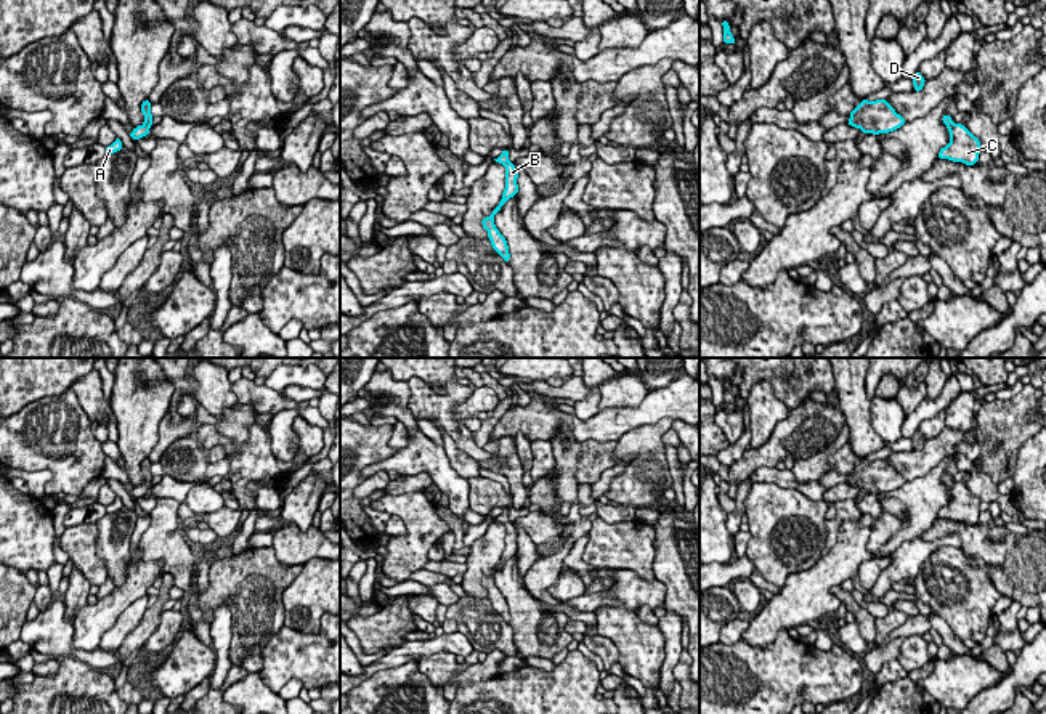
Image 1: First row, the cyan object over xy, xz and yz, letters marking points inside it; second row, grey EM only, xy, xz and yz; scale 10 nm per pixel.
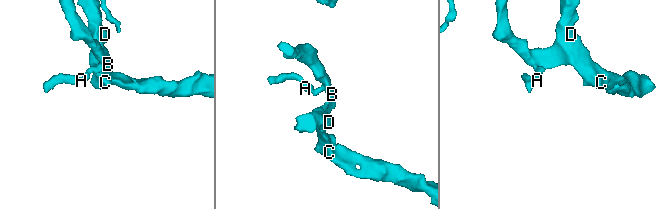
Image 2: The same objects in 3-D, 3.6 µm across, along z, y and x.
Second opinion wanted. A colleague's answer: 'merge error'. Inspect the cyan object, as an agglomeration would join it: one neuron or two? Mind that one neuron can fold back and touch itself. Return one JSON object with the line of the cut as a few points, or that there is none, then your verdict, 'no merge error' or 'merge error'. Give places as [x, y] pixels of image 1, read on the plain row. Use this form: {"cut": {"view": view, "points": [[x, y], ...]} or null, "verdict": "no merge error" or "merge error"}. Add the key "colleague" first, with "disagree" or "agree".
{"colleague": "disagree", "cut": null, "verdict": "no merge error"}

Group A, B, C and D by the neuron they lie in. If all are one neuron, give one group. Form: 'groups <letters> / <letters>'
groups A B C D

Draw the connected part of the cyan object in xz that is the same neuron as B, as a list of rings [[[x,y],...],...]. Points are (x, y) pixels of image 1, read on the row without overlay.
[[[502,509],[502,513],[494,518],[497,523],[502,523],[505,526],[505,549],[502,552],[502,558],[497,563],[497,566],[491,571],[489,576],[484,576],[481,579],[483,587],[488,590],[488,598],[491,600],[493,608],[509,623],[510,613],[509,613],[509,605],[505,597],[499,592],[499,589],[494,584],[494,574],[502,568],[502,565],[518,552],[518,544],[517,544],[517,528],[515,525],[509,520],[509,509]]]

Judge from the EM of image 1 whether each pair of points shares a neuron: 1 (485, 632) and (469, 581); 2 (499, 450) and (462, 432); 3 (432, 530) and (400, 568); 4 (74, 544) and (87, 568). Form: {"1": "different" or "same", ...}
{"1": "different", "2": "different", "3": "same", "4": "same"}

